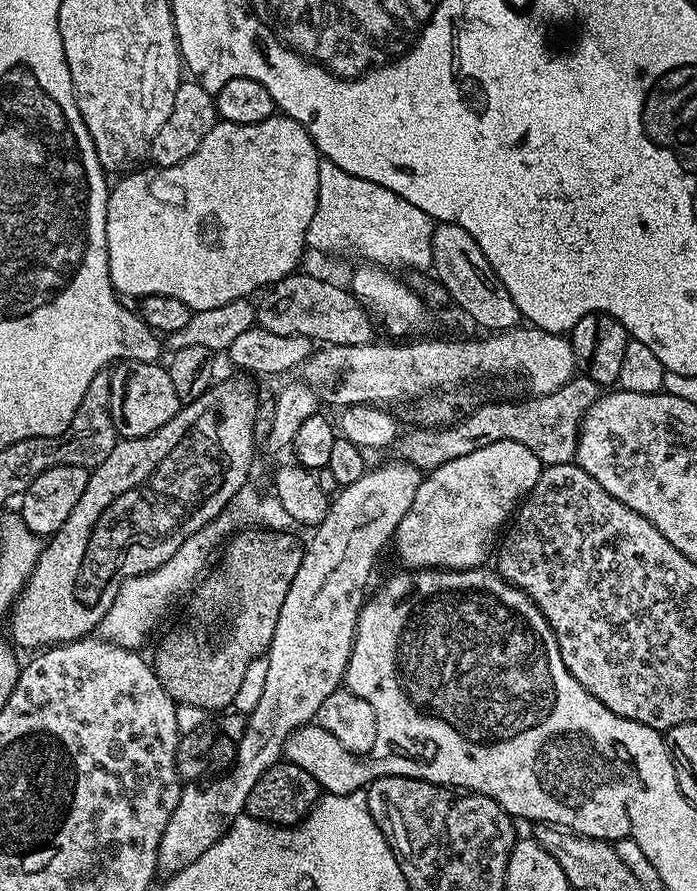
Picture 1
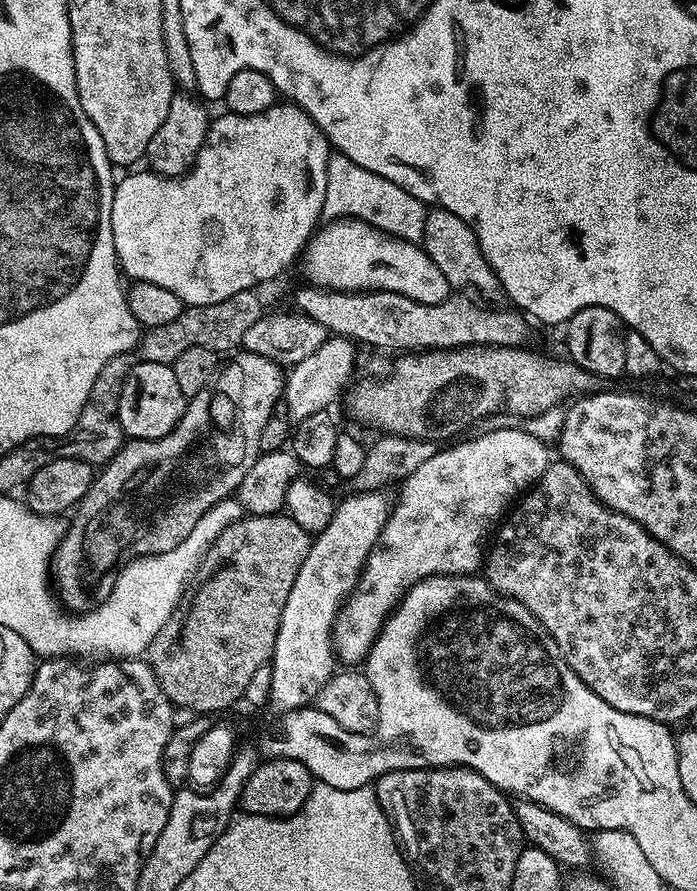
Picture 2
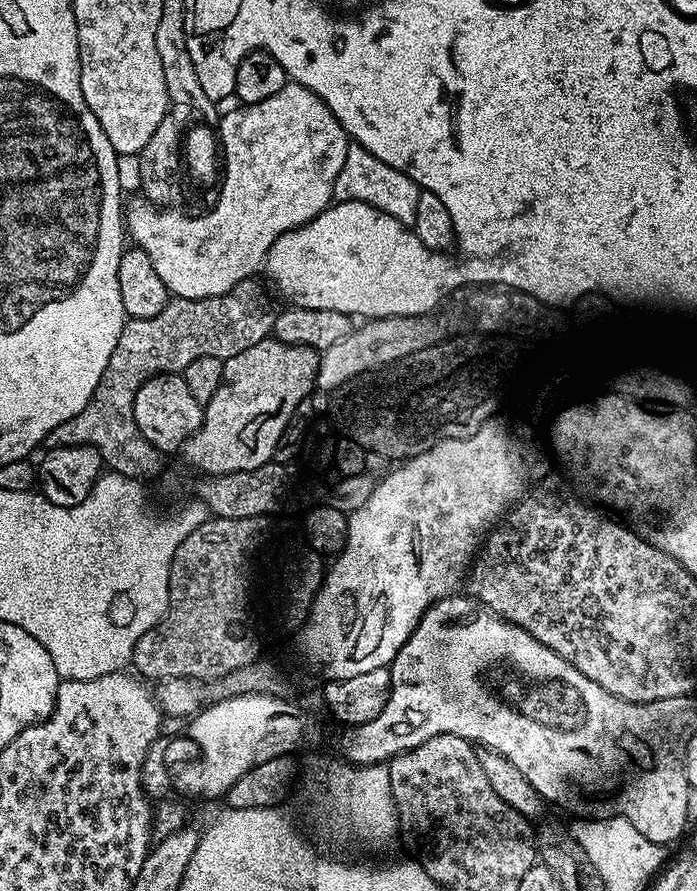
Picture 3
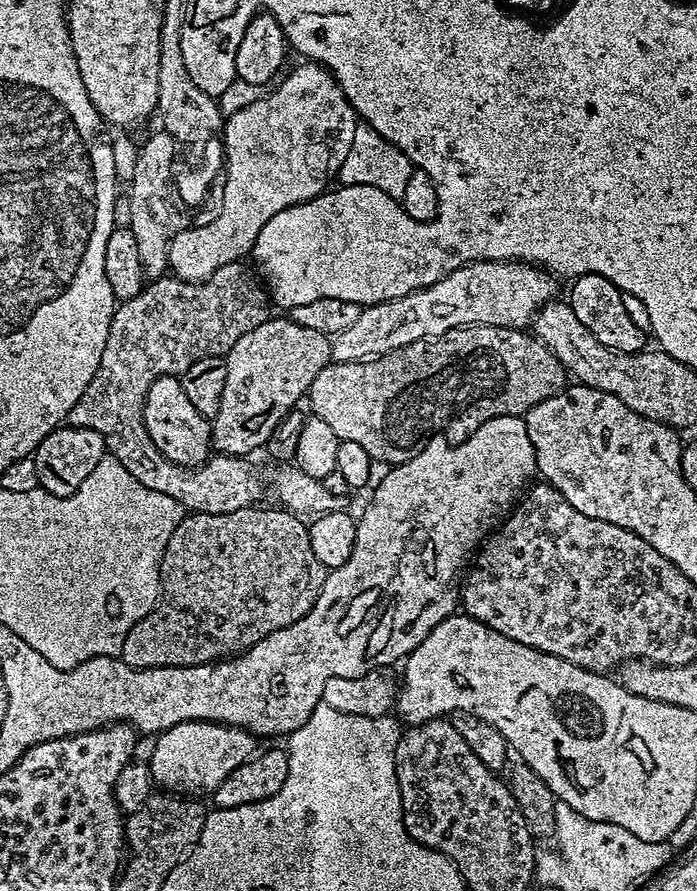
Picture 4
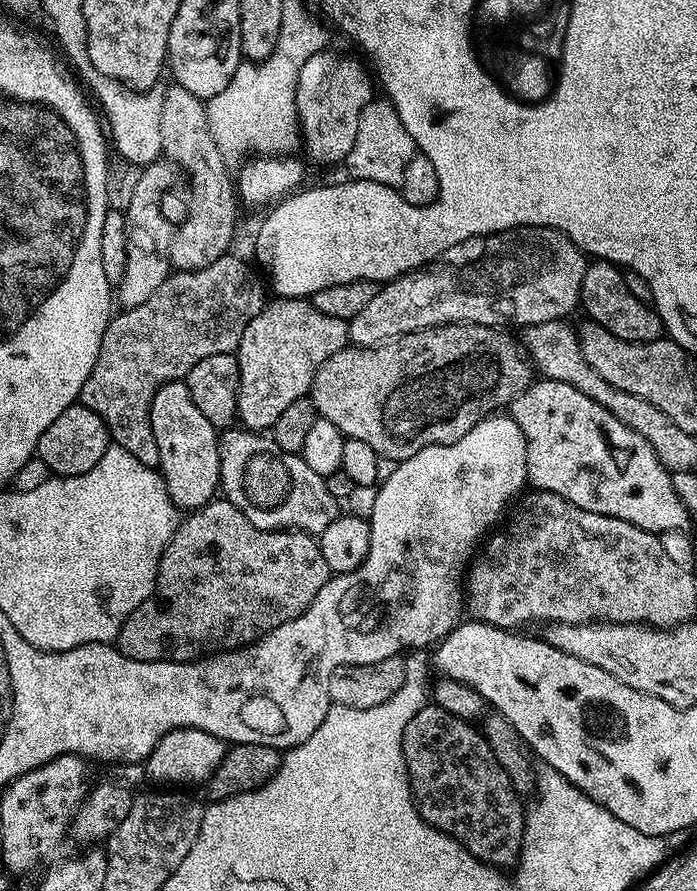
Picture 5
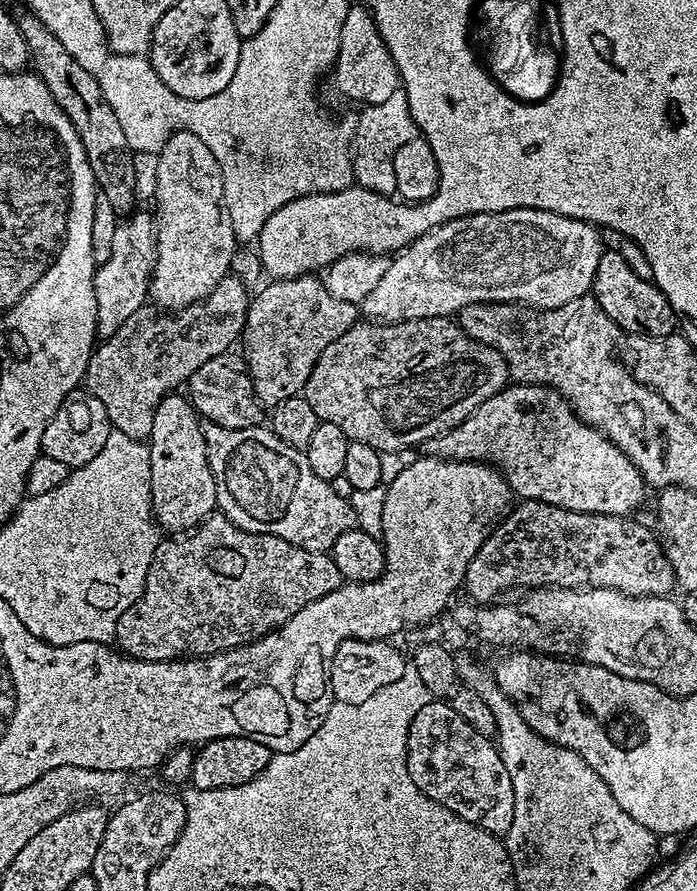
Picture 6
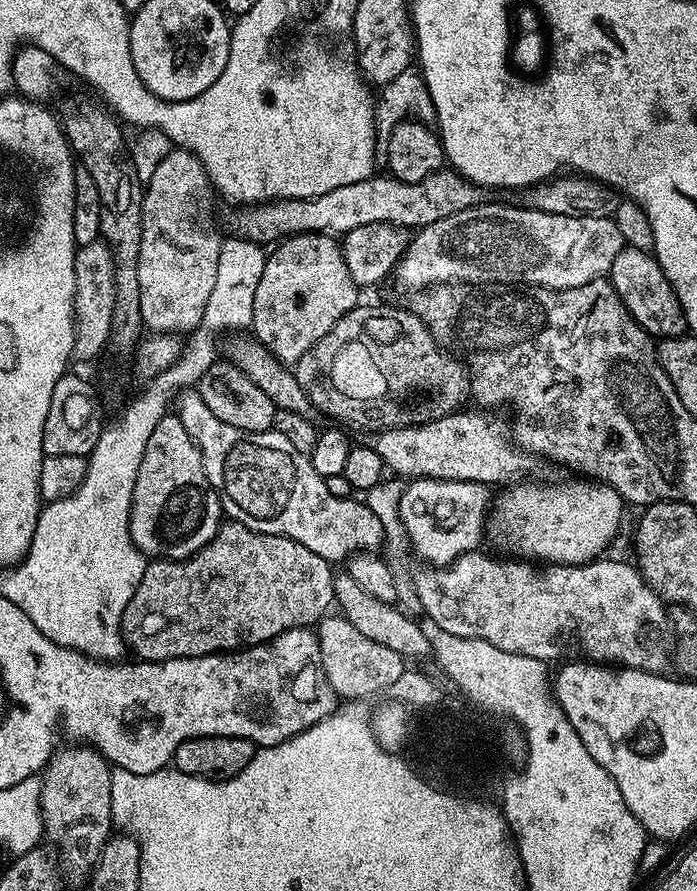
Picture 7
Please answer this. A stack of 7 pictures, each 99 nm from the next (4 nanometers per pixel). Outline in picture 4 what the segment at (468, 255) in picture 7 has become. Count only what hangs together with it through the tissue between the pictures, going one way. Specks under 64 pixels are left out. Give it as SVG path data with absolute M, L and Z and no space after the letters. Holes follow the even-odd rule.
M469 259L458 270L446 274L446 278L422 290L411 292L402 298L394 298L390 302L367 305L358 314L354 326L350 326L350 330L342 330L332 340L333 361L341 364L342 362L371 360L407 344L429 340L432 336L441 336L455 328L464 328L467 324L527 329L536 313L557 295L556 284L558 284L557 277L552 273L545 272L543 268L537 268L535 264L525 264L522 260Z

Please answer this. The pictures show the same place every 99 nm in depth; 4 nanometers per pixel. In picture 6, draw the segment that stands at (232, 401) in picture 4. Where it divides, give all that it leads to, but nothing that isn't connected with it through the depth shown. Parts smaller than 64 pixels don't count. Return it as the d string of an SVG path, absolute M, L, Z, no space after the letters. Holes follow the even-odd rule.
M316 274L295 276L289 280L272 280L257 296L255 293L248 302L248 317L242 333L242 352L248 361L248 373L252 376L261 405L274 406L286 398L303 393L304 383L310 378L310 370L314 370L322 350L326 350L330 342L342 338L342 334L346 334L346 330L357 323L357 305L334 298L323 279Z

